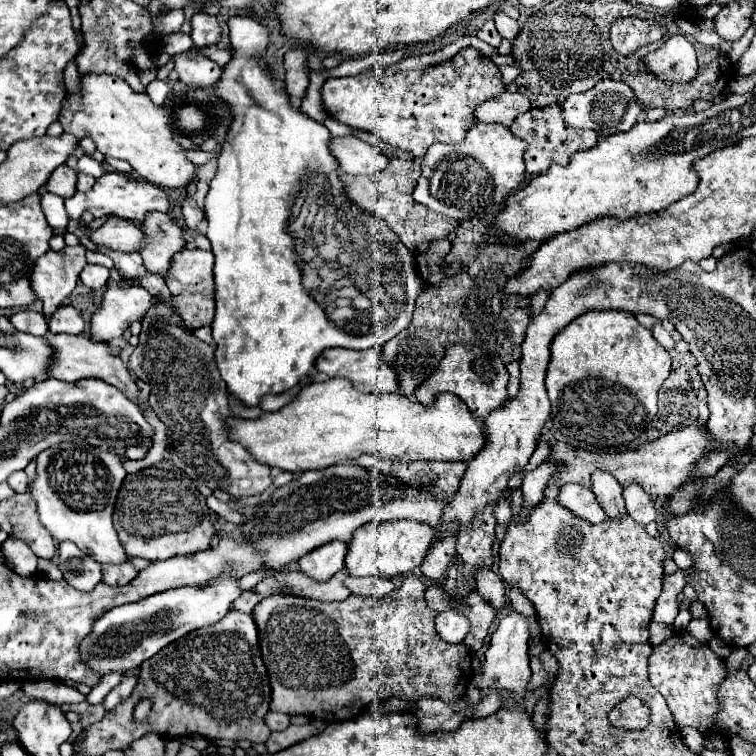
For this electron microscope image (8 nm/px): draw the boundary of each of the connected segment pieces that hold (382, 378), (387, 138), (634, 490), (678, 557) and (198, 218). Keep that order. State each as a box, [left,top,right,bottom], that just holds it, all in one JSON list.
[[316,348,398,392],[322,48,504,158],[624,484,656,526],[672,548,692,570],[182,196,204,230]]

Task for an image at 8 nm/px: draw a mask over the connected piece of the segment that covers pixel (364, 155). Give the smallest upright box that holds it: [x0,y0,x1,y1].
[330,136,388,174]

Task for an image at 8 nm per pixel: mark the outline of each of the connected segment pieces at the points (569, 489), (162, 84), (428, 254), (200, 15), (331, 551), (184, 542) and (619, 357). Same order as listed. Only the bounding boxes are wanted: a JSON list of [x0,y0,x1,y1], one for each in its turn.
[[558,484,606,524],[146,80,170,106],[416,238,452,284],[190,12,222,48],[298,542,348,582],[114,468,214,562],[546,310,672,448]]

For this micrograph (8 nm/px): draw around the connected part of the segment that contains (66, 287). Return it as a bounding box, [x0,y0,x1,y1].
[30,246,86,316]

